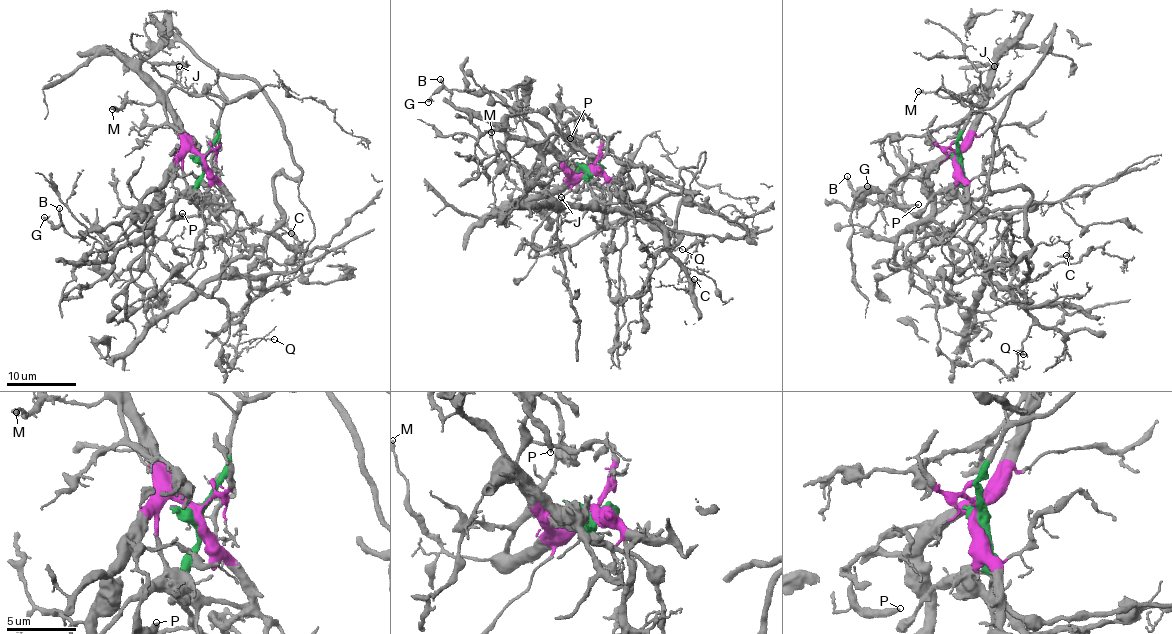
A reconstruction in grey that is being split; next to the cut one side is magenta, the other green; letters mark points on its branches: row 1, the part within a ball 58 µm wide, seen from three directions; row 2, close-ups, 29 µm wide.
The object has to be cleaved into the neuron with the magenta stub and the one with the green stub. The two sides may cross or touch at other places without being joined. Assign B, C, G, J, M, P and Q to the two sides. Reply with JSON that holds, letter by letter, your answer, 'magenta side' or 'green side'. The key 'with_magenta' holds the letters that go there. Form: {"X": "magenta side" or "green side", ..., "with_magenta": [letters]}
{"B": "magenta side", "C": "green side", "G": "magenta side", "J": "magenta side", "M": "magenta side", "P": "magenta side", "Q": "green side", "with_magenta": ["B", "G", "J", "M", "P"]}

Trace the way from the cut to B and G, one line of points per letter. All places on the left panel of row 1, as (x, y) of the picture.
B: (202, 159), (186, 153), (160, 188), (154, 188), (122, 222), (99, 230), (73, 236), (64, 228), (60, 208)
G: (202, 159), (186, 153), (160, 188), (150, 190), (122, 222), (71, 236), (61, 226), (44, 218)

